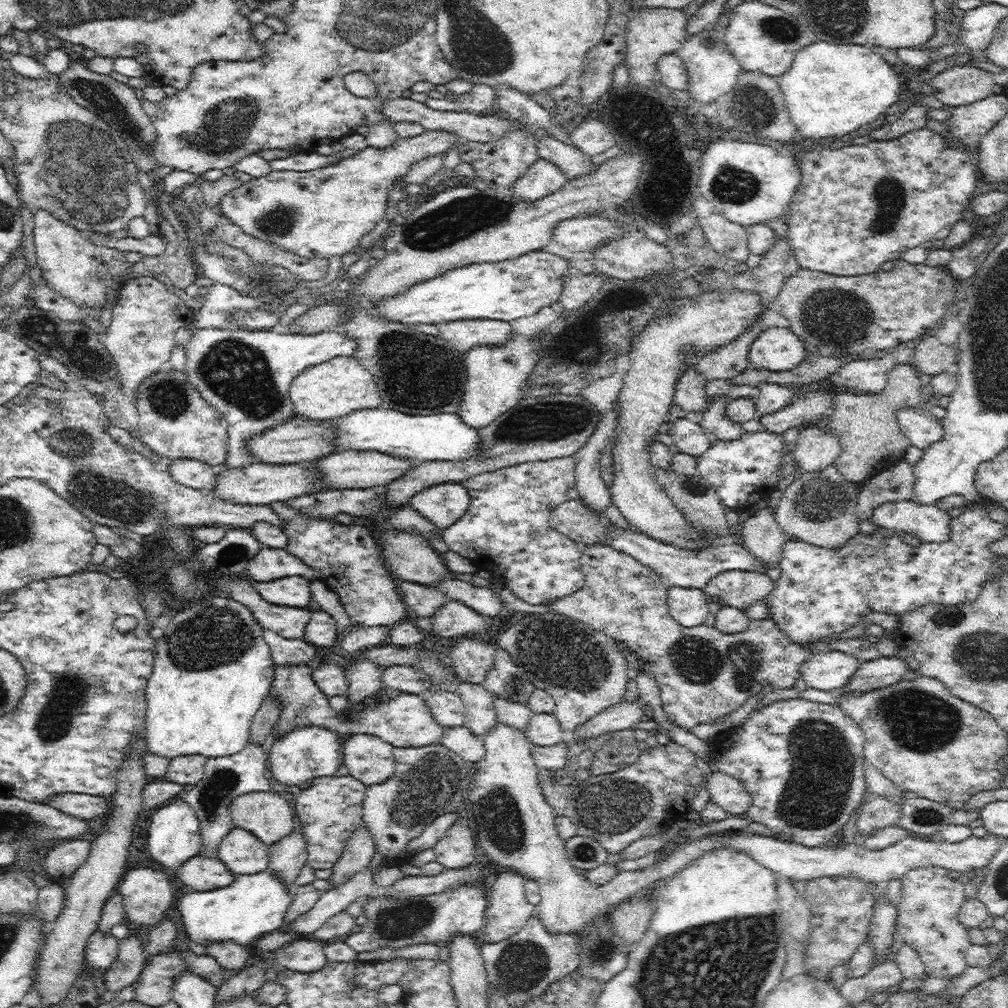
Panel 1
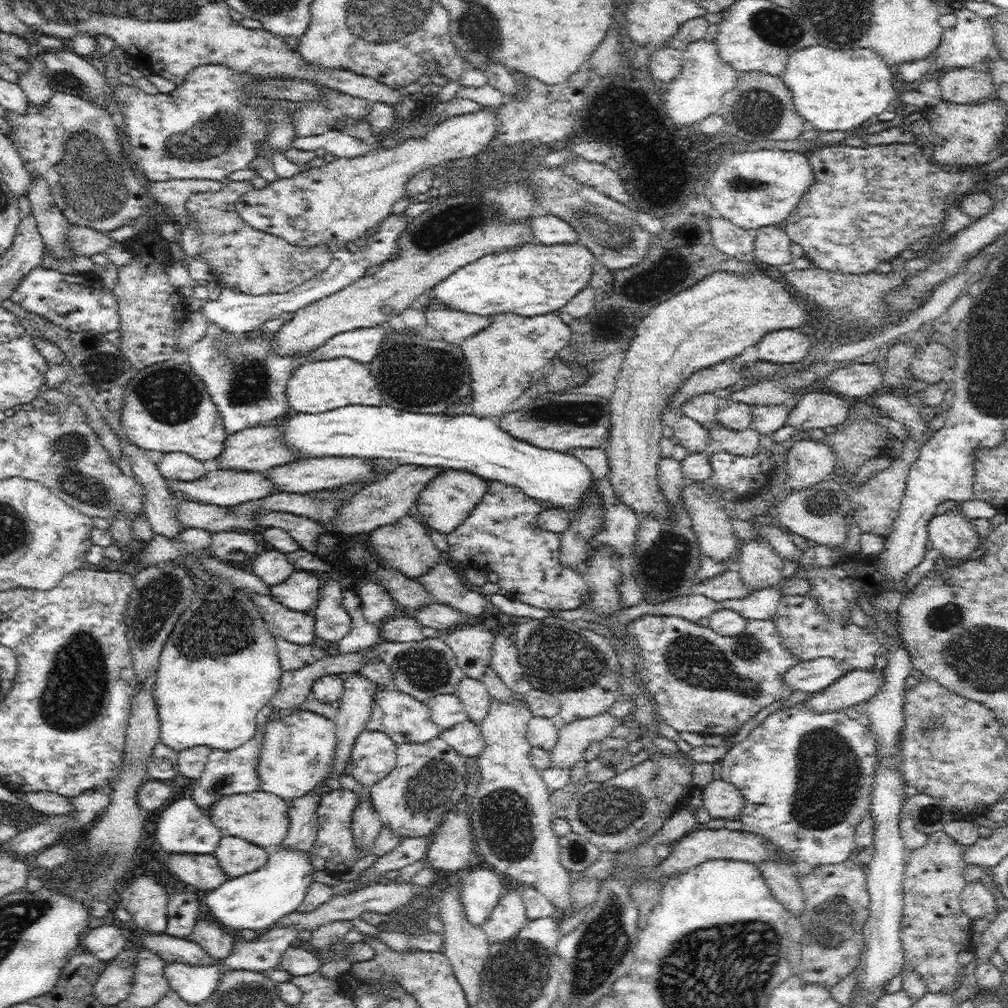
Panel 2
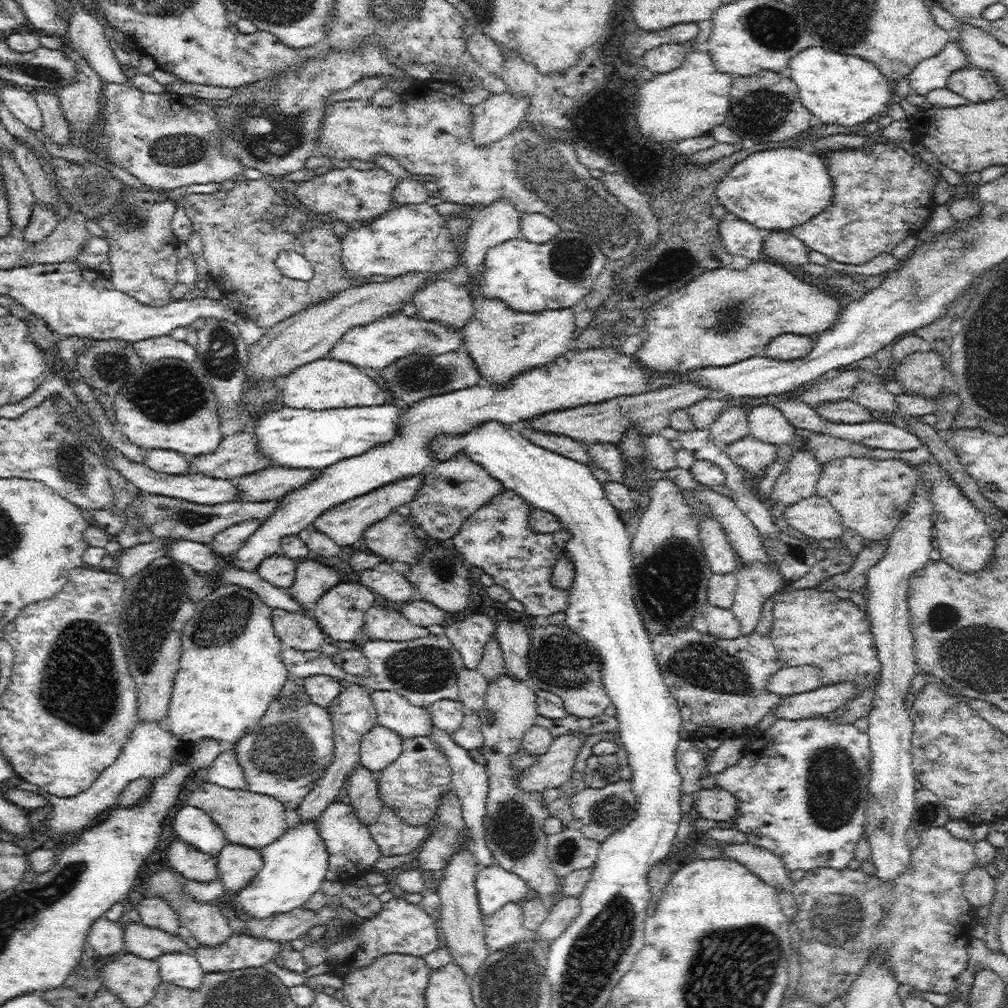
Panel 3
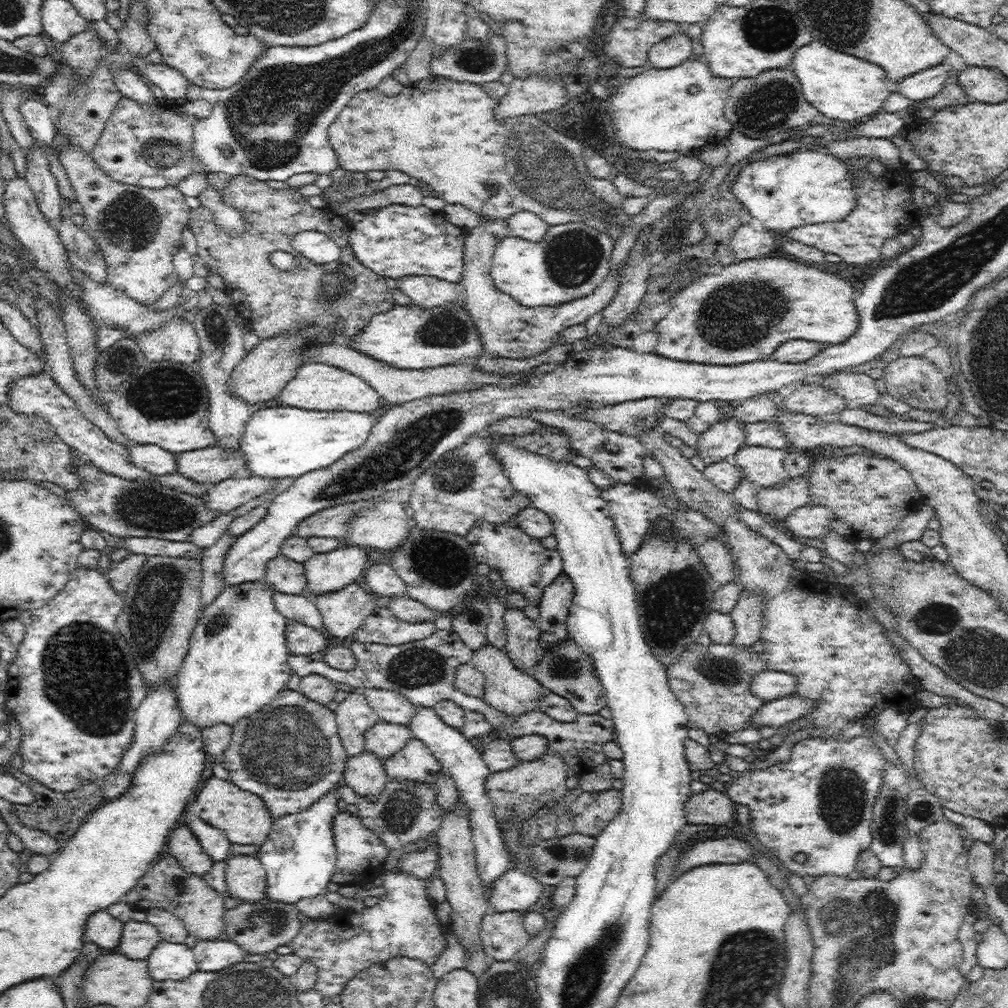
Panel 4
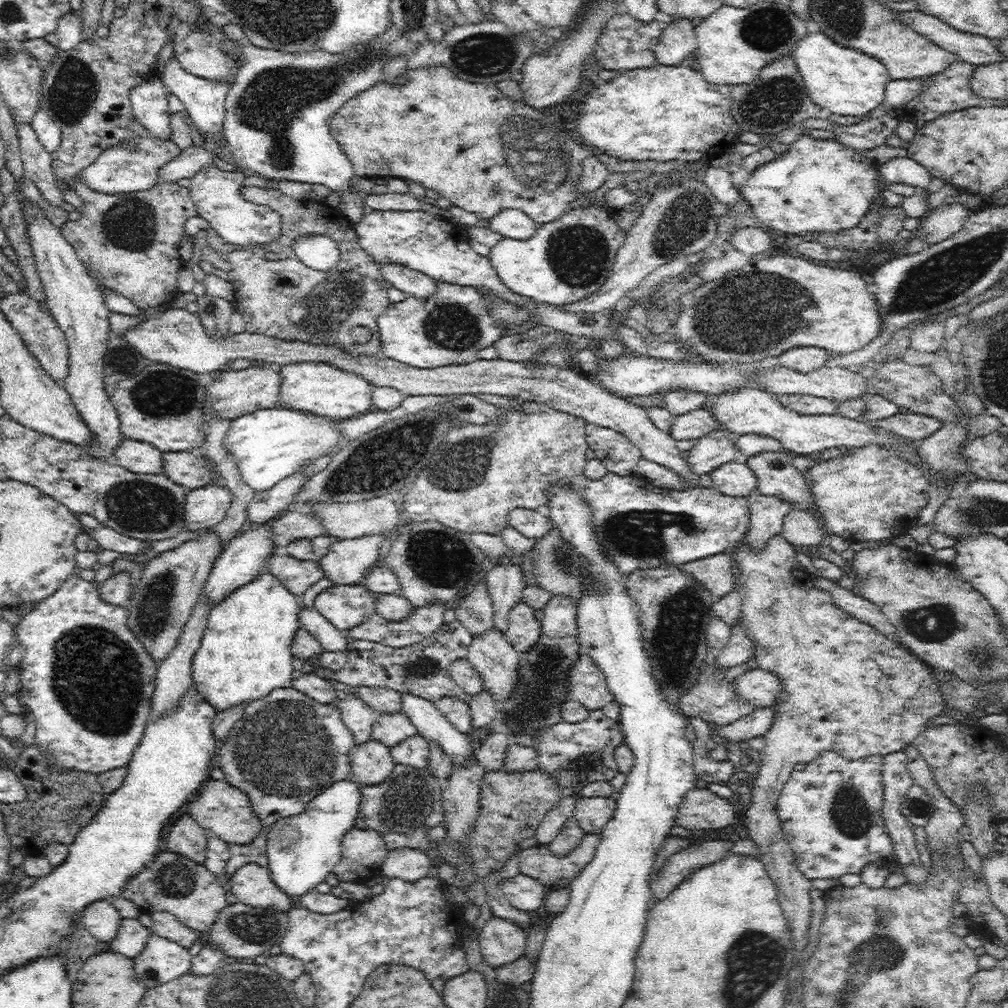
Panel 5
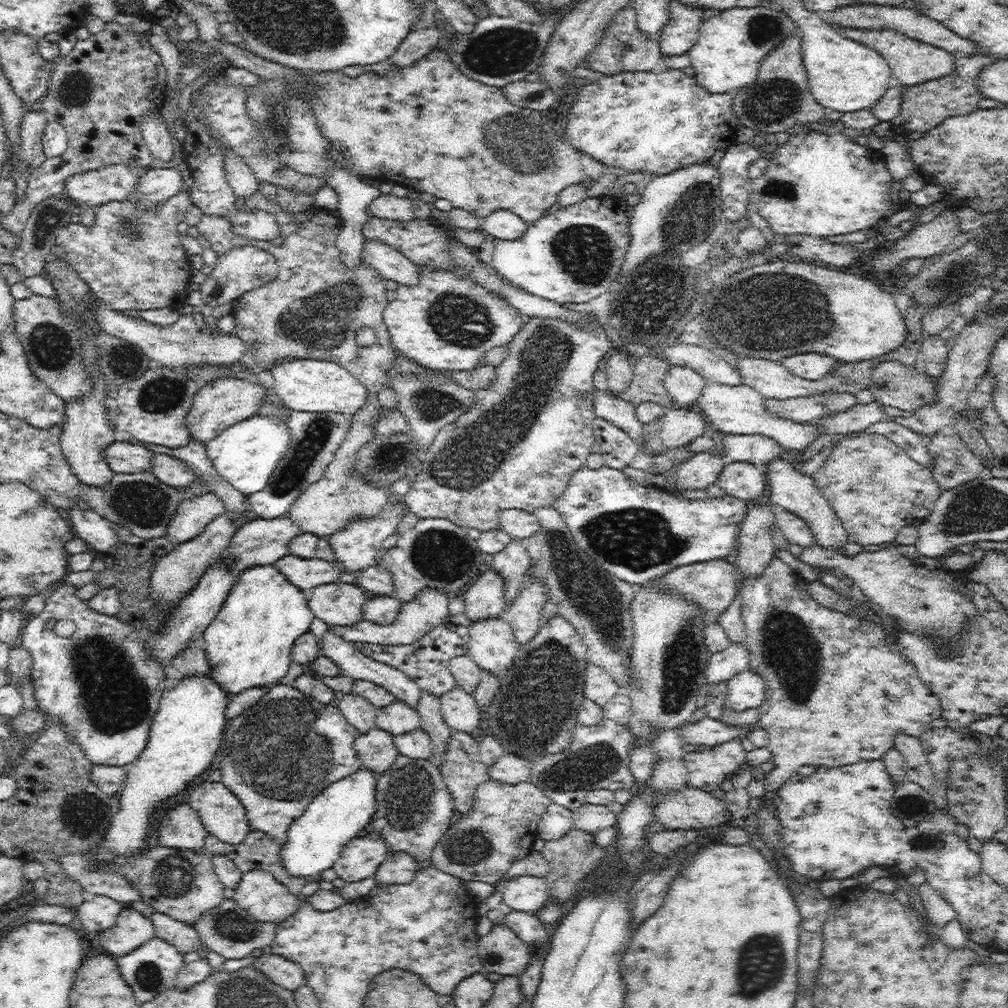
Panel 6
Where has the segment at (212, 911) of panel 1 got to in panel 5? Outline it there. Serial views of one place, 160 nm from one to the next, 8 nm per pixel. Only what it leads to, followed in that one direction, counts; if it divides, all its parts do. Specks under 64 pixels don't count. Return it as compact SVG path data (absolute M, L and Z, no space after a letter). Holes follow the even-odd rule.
M340 780L315 796L299 815L286 816L266 828L268 870L276 886L288 896L311 891L333 872L342 853L343 837L354 828L362 802L361 786Z

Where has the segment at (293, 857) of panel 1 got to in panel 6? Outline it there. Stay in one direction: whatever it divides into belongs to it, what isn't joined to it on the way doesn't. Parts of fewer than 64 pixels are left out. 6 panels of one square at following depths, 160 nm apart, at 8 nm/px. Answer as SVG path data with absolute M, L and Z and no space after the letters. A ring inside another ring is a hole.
M352 692L336 702L336 708L361 734L366 734L375 727L376 719L380 714L378 708L374 707L370 701Z

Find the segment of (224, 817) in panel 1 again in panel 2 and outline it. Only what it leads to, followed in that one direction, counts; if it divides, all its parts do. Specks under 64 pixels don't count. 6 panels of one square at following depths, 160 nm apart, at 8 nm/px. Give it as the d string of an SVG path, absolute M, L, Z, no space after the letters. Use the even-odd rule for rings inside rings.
M264 705L257 719L257 732L254 738L246 742L243 746L235 750L212 750L210 752L208 763L206 764L202 777L192 785L192 799L200 807L202 812L209 816L209 808L213 802L216 802L221 796L231 794L249 793L260 790L260 777L258 777L258 758L260 750L262 750L262 742L264 742L265 726L268 719L276 715L275 710Z

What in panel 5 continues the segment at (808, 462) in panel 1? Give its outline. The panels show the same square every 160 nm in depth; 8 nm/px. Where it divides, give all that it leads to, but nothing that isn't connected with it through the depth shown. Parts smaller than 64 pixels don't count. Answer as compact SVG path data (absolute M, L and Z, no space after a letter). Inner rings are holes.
M753 492L747 496L747 502L750 518L745 542L751 550L762 554L770 538L783 534L784 517L788 516L795 507L787 500Z

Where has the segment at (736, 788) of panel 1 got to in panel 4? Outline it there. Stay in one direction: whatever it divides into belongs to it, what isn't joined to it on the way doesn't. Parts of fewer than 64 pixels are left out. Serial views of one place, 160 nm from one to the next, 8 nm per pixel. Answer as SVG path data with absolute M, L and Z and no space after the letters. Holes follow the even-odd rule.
M707 789L691 794L685 804L687 822L690 824L724 825L735 821L736 803L726 792Z

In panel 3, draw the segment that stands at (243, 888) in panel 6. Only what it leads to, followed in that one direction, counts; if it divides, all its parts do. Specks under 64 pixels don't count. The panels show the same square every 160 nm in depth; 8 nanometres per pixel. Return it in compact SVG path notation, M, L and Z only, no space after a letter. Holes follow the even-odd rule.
M228 842L217 856L218 876L226 890L240 892L260 872L263 858L255 849Z

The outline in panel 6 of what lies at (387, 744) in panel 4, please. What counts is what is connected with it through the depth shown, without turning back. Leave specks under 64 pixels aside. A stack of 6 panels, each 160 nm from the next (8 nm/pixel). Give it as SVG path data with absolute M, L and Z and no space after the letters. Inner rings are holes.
M396 700L390 706L381 708L379 711L375 727L390 732L393 736L400 736L400 734L413 732L420 728L419 713L407 702Z

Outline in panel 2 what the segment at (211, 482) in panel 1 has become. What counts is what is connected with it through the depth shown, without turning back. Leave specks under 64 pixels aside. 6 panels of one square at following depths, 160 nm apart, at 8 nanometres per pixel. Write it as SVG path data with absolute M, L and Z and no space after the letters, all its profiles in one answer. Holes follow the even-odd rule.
M180 451L163 453L157 467L165 480L168 481L191 481L206 474L202 461Z

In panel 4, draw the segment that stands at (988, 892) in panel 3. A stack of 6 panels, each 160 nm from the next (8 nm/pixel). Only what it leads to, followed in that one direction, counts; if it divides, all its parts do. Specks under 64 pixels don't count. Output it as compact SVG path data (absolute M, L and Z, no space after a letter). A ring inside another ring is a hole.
M974 842L968 849L967 863L968 871L972 875L973 885L978 885L985 889L995 880L993 869L994 852L986 842Z

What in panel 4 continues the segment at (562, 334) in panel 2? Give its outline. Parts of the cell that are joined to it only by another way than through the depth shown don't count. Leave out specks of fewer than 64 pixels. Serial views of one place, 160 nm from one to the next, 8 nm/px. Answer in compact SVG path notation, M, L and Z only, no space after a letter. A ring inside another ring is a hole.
M483 218L474 229L468 230L460 243L460 250L464 254L464 271L460 284L464 286L464 305L466 309L468 309L470 319L474 321L476 329L480 331L480 341L482 341L482 345L484 345L484 349L487 351L488 356L490 358L498 358L498 356L500 356L501 358L516 358L517 360L522 360L524 358L538 356L538 354L548 350L556 343L560 343L559 334L564 329L585 323L592 314L602 312L604 307L608 306L608 304L616 297L621 284L620 272L623 268L620 267L618 270L611 271L603 281L603 284L600 284L591 295L584 296L584 298L560 304L557 307L524 307L522 304L516 303L516 300L513 300L512 296L497 290L491 276L494 250L501 240L504 240L504 238L509 236L509 232L508 220L488 218Z

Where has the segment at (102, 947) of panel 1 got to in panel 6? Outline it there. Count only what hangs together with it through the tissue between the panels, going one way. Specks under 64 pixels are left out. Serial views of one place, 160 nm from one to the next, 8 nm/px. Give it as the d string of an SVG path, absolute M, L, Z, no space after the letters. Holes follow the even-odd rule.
M96 895L93 900L84 901L77 908L77 922L94 938L102 931L116 924L118 915L125 905L116 900Z

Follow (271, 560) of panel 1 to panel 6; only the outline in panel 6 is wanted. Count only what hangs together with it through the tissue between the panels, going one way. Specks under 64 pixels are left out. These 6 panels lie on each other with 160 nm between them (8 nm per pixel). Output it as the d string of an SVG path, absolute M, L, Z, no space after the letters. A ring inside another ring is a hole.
M292 554L279 558L273 565L302 593L320 584L336 583L345 572L338 560L327 561L318 557L302 558Z

